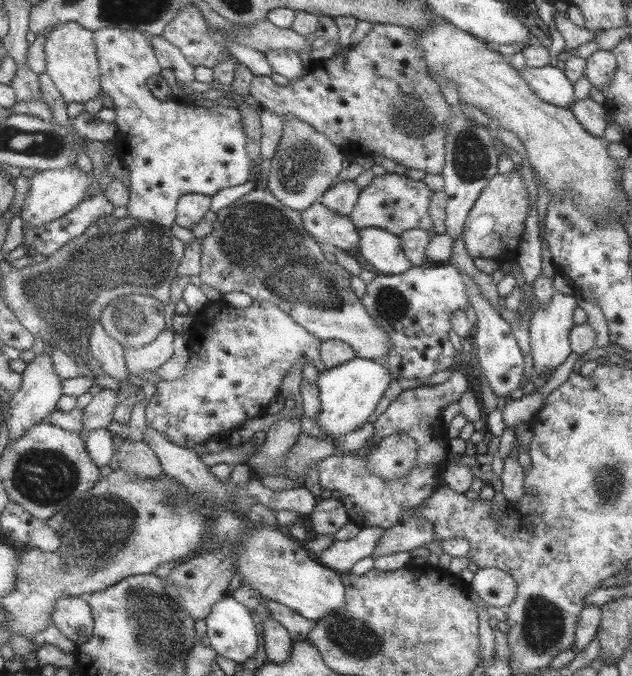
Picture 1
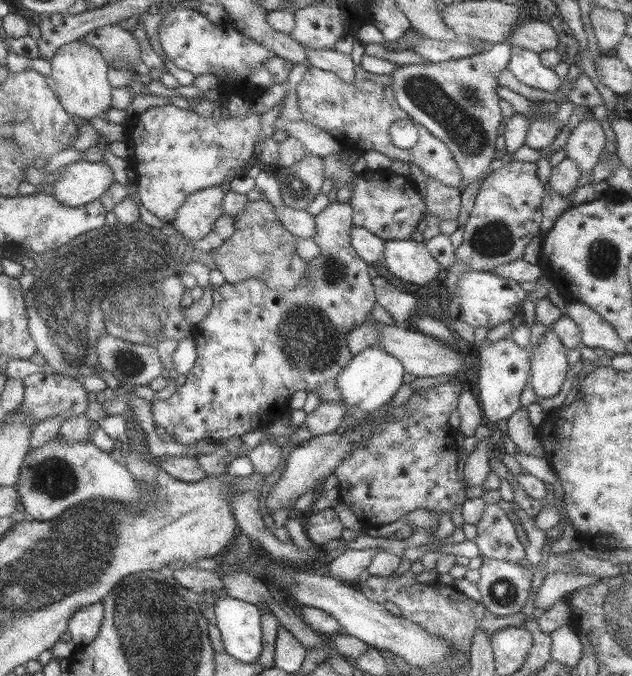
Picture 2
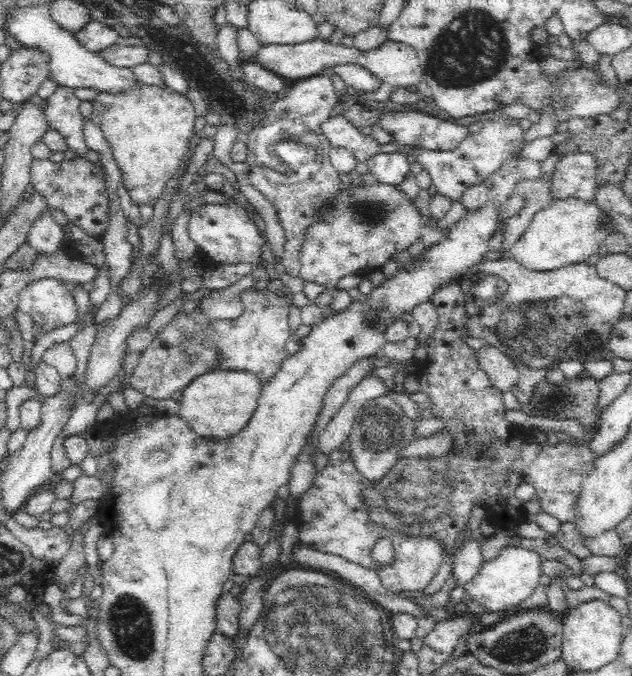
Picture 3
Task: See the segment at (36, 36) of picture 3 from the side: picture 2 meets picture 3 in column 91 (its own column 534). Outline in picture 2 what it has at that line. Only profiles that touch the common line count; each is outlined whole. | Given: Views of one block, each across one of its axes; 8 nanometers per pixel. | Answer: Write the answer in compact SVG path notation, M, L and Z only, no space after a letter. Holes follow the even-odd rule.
M510 48L510 63L506 67L521 84L553 93L562 80L549 67L544 67L537 53L523 48Z

